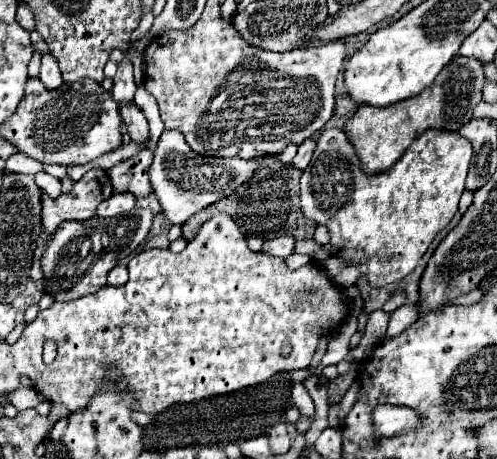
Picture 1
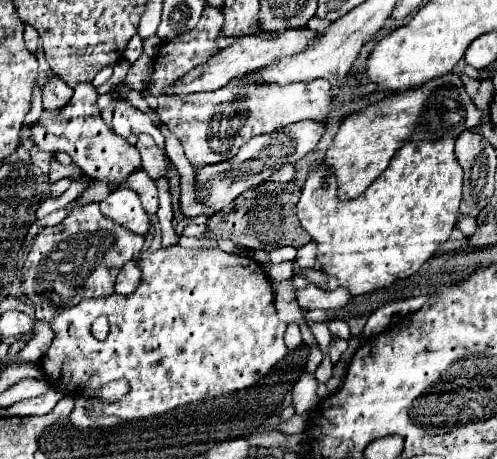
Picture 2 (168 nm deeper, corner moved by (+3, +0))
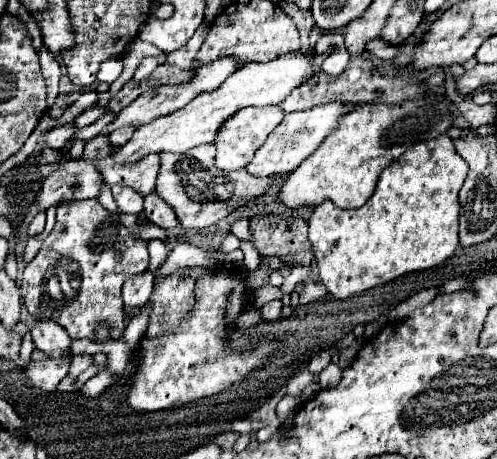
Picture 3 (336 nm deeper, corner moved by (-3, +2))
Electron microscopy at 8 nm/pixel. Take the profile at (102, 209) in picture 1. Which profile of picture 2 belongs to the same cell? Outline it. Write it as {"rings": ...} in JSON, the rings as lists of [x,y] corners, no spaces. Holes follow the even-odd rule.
{"rings":[[[128,187],[112,189],[112,193],[100,203],[100,209],[106,217],[128,227],[136,235],[146,237],[150,231],[150,217],[142,207],[140,197]]]}

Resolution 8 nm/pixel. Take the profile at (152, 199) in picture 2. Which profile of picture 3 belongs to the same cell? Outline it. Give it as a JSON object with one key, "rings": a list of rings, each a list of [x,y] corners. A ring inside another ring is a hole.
{"rings":[[[156,191],[144,197],[144,213],[148,221],[162,229],[172,229],[178,225],[174,209],[170,209],[170,205],[166,205],[166,201],[162,201],[162,197]]]}

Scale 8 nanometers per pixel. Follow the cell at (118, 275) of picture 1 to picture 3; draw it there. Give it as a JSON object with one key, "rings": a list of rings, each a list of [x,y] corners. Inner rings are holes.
{"rings":[[[138,273],[126,279],[122,287],[122,297],[124,297],[124,309],[138,309],[142,301],[148,301],[154,285],[154,273]]]}

